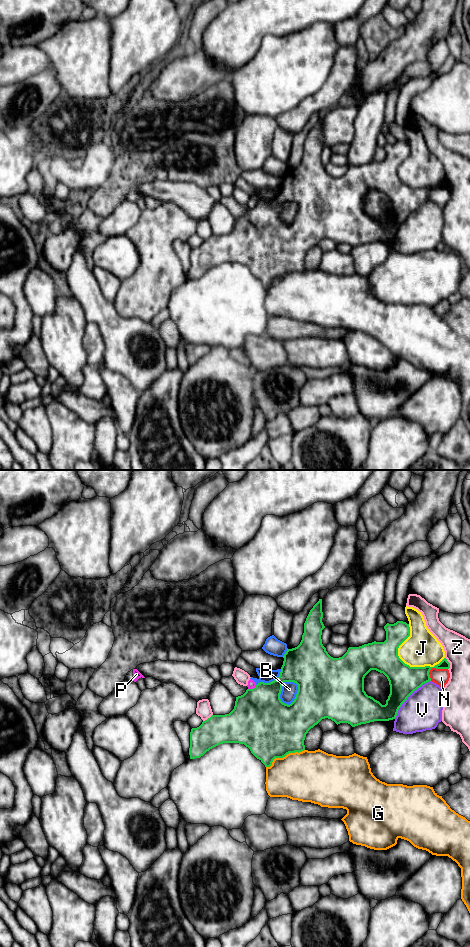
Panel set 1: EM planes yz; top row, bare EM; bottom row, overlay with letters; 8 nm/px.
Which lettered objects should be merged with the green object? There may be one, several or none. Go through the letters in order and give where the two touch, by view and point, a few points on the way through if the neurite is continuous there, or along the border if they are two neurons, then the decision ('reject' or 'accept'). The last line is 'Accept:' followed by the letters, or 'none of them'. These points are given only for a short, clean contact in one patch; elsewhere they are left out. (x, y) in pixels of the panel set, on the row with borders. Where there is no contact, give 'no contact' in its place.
B: meets green in yz at (297, 693); reject
G: meets green in yz at (284, 756); reject
J: meets green in yz at (401, 660); reject
N: meets green in yz at (433, 667); reject
P: meets green in yz at (253, 688); border along yz (256, 685), (248, 689); reject
V: meets green in yz at (408, 696); reject
Z: meets green in yz at (449, 663); reject
Accept: none of them

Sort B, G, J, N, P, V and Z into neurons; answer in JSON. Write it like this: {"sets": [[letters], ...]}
{"sets": [["B", "P"], ["G"], ["J"], ["N"], ["V"], ["Z"]]}

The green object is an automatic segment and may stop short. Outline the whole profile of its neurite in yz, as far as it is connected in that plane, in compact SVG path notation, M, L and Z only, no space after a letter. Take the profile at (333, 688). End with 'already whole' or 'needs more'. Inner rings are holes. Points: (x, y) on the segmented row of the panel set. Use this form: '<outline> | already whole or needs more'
M319 599L306 618L300 644L287 649L284 654L279 677L270 683L260 682L255 688L247 689L243 695L236 697L234 709L229 714L212 715L199 727L191 729L190 759L200 758L223 743L239 743L248 747L265 767L270 767L275 758L304 751L306 734L322 719L331 719L337 725L348 723L352 727L395 719L407 698L431 681L429 672L432 668L450 668L446 658L434 667L410 667L405 664L398 656L398 648L410 636L410 627L403 621L384 626L384 642L374 641L359 647L349 647L342 657L333 658L322 644L321 635L325 628L322 618L322 599ZM371 670L383 673L389 681L390 694L385 705L364 691L364 678ZM284 682L298 685L296 697L289 705L280 699Z | already whole

